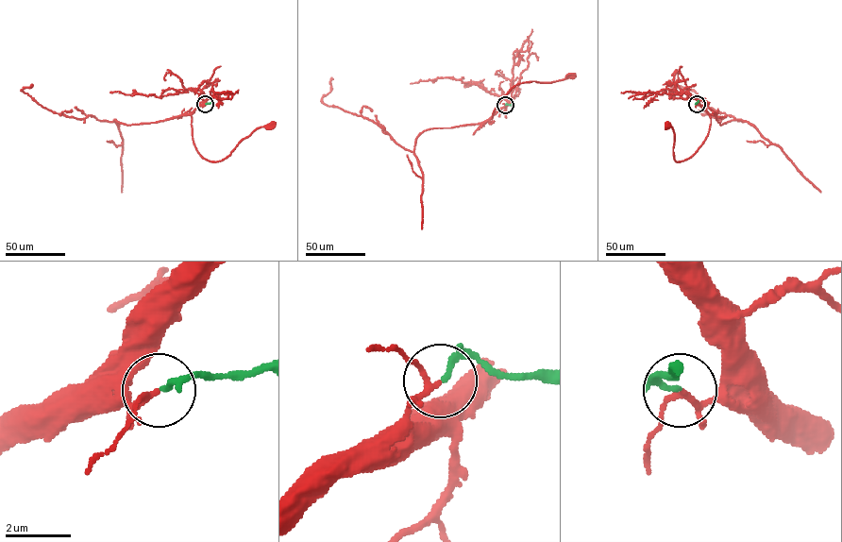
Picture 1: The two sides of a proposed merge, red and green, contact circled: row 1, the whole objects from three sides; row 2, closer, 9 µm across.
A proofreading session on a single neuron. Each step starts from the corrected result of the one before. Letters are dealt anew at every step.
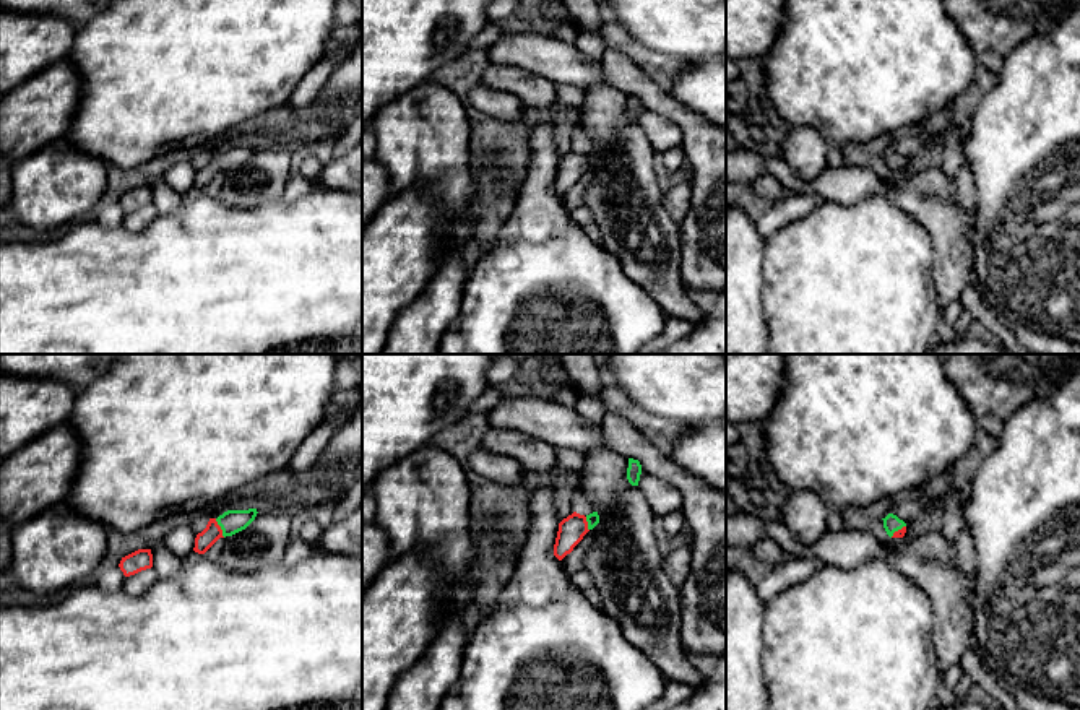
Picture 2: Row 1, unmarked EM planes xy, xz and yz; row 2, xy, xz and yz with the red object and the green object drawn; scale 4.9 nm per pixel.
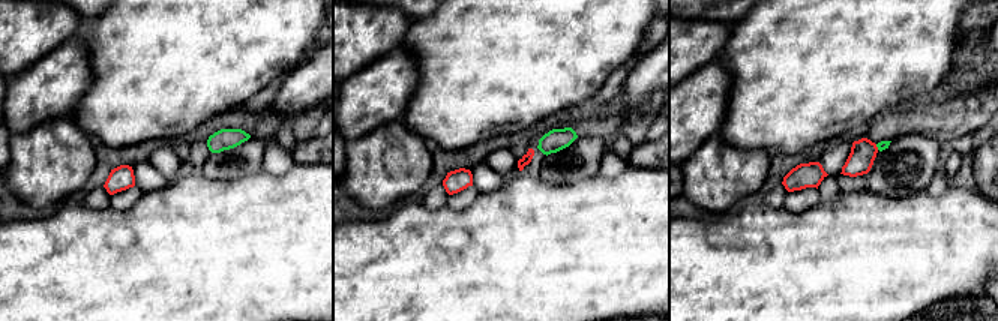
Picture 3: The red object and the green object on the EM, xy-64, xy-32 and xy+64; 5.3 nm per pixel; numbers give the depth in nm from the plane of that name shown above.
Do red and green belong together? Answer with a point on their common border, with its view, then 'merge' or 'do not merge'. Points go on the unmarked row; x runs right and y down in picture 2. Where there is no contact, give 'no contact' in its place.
meets red in xy at (220, 164); merge

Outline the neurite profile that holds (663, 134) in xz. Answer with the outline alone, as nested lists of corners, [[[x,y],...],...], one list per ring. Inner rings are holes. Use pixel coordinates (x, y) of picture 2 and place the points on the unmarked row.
[[[642,104],[637,122],[648,136],[656,153],[666,153],[671,148],[682,145],[682,128],[669,119],[651,112]]]

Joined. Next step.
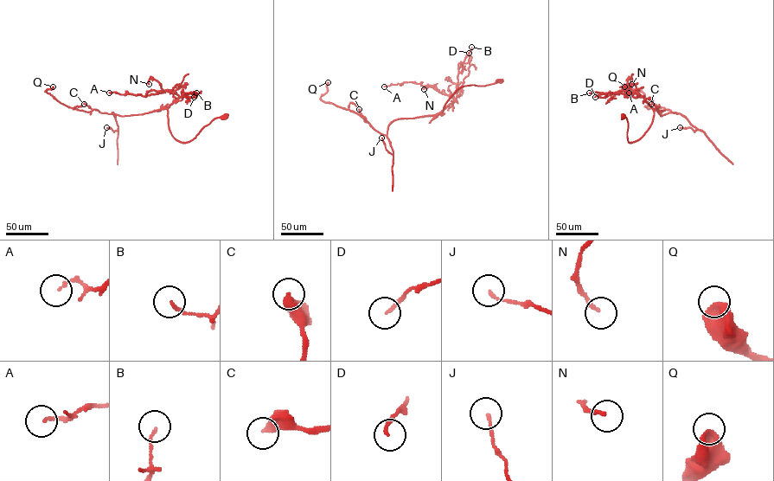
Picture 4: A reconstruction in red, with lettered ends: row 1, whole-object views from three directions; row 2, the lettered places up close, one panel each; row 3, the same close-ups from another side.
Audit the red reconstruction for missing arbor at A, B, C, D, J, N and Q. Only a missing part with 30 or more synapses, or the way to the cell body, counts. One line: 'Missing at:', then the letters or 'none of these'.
Missing at: none of these

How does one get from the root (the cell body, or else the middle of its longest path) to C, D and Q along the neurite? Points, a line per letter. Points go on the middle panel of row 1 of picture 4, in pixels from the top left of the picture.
C: (501, 80), (484, 86), (460, 86), (447, 100), (443, 112), (393, 120), (386, 135), (365, 122), (359, 109)
D: (501, 80), (484, 86), (460, 87), (447, 100), (443, 112), (459, 94), (463, 79), (469, 73), (469, 53)
Q: (501, 80), (460, 86), (443, 112), (393, 120), (386, 135), (355, 112), (323, 101), (328, 82)

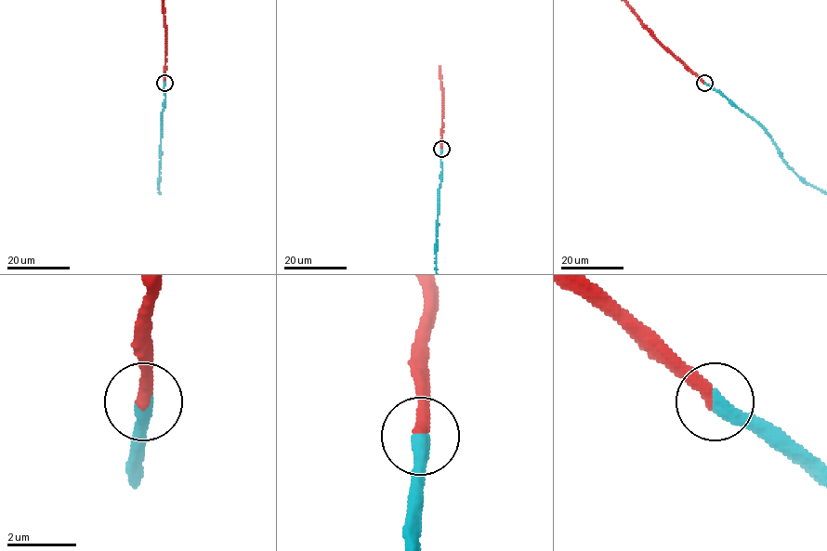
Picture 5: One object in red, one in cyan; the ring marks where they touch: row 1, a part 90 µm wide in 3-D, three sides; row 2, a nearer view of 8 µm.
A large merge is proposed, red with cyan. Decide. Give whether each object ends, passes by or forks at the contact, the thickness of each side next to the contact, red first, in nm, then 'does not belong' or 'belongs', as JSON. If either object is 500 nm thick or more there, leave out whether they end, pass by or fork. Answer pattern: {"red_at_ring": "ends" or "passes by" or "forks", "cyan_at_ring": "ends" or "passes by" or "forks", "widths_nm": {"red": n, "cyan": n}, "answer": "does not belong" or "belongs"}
{"red_at_ring": "ends", "cyan_at_ring": "ends", "widths_nm": {"red": 380, "cyan": 440}, "answer": "belongs"}

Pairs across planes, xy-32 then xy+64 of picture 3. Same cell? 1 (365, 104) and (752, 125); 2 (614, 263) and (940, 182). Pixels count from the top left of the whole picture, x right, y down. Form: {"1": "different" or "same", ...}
{"1": "same", "2": "different"}

